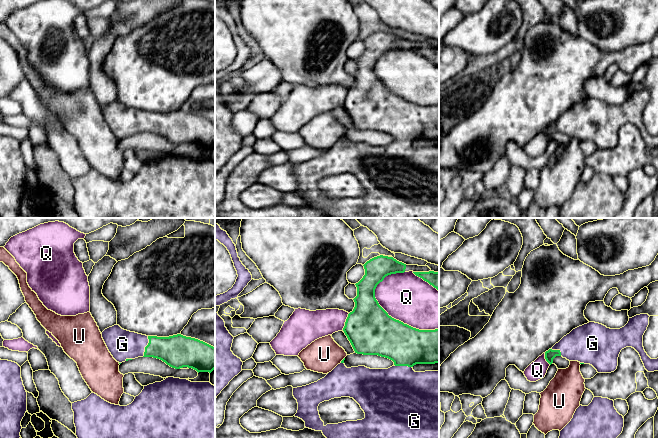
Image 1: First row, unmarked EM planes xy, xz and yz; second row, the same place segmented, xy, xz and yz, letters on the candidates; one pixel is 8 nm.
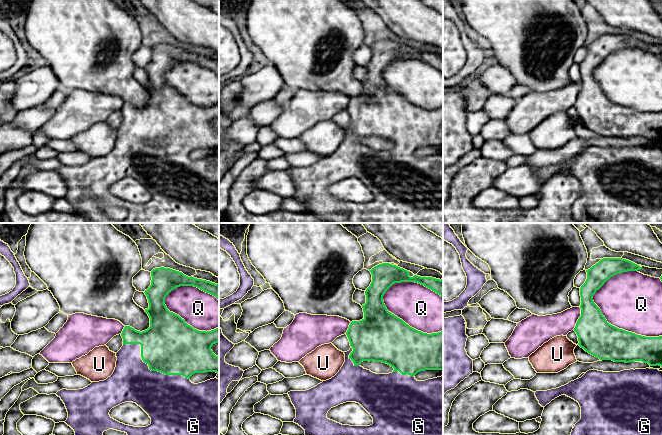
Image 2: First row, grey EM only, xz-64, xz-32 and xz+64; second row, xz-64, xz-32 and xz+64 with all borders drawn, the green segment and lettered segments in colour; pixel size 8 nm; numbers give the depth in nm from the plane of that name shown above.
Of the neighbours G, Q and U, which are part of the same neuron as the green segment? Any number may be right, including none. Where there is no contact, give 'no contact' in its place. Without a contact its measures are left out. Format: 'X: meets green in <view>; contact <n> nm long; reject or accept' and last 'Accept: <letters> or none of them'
G: meets green in xy; contact 180 nm long; accept
Q: meets green in xz; contact 600 nm long; reject
U: meets green in xz; contact 60 nm long; reject
Accept: G

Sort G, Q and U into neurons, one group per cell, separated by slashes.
G / Q / U

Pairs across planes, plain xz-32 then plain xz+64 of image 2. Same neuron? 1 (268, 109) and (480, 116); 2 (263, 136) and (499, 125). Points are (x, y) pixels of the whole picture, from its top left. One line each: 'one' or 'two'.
1: two
2: one

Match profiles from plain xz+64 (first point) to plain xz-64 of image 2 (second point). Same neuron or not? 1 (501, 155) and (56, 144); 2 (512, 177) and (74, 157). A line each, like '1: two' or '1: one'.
1: two
2: two

